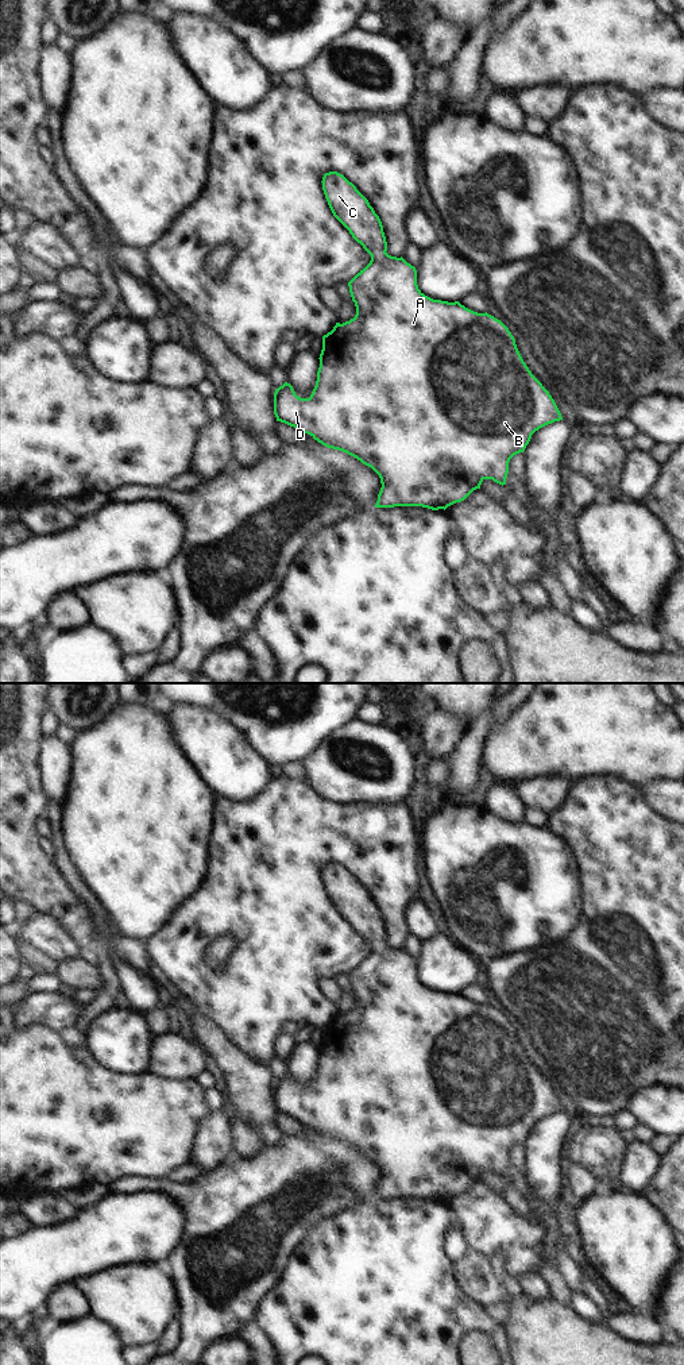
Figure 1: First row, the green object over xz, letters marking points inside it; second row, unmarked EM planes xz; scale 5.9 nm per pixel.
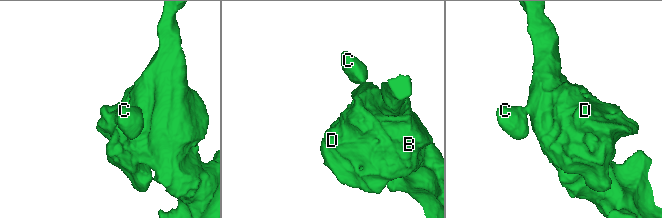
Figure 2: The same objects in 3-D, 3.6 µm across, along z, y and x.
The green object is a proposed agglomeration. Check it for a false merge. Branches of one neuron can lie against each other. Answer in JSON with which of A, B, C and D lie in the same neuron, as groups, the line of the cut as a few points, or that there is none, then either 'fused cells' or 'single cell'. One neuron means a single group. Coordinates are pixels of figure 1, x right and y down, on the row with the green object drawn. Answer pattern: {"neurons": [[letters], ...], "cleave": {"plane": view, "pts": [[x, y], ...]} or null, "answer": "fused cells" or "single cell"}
{"neurons": [["A", "B", "C", "D"]], "cleave": null, "answer": "single cell"}

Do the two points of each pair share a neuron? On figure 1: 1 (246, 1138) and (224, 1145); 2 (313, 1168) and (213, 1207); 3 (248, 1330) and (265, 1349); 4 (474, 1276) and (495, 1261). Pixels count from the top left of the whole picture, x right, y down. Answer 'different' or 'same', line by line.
1: different
2: same
3: same
4: different

